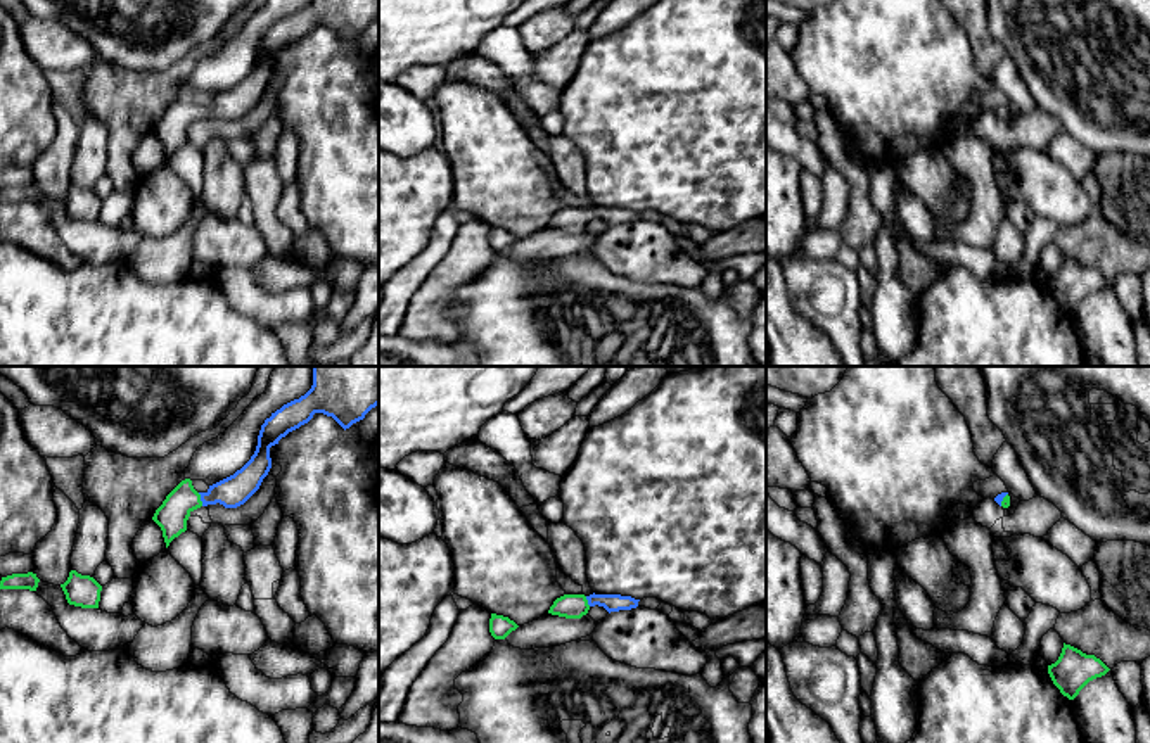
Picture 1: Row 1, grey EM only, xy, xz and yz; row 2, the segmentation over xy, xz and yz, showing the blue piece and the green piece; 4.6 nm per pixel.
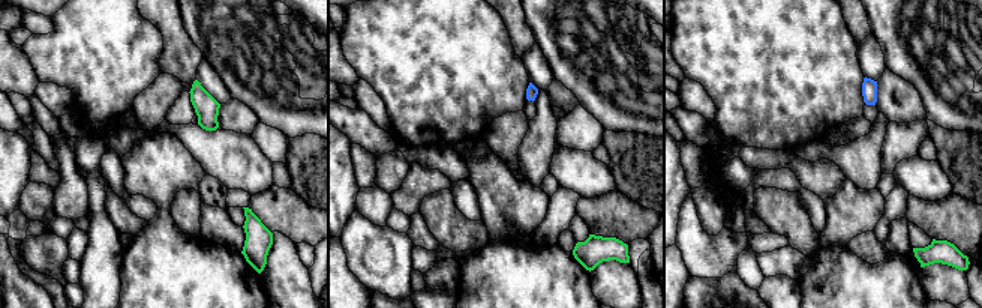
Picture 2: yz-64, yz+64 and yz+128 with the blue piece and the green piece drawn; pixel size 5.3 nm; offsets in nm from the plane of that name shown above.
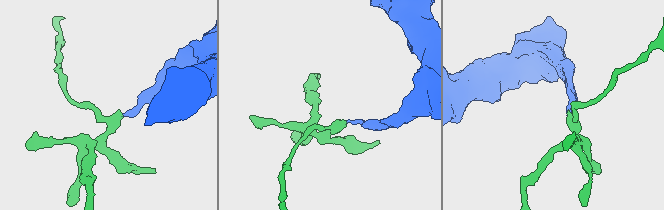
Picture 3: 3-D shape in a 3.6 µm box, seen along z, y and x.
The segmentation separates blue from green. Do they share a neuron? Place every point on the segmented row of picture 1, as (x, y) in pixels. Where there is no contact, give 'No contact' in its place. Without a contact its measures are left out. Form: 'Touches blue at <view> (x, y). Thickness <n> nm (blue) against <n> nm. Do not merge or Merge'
Touches blue at xy (201, 500). Thickness 140 nm (blue) against 150 nm. Merge

